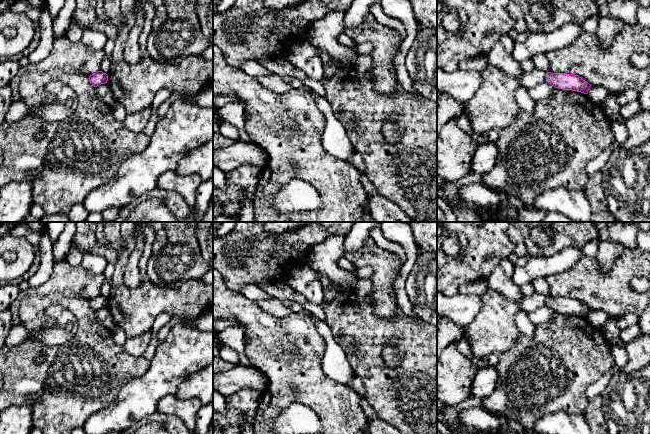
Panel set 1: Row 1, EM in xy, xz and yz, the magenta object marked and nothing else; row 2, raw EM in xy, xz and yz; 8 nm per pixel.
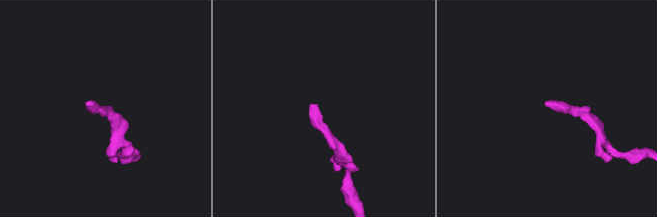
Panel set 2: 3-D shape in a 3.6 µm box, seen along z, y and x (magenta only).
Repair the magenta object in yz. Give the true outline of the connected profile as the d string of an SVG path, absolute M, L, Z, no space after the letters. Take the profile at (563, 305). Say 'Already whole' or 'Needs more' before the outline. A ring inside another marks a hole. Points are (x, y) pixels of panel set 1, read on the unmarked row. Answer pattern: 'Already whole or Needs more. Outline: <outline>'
Needs more. Outline: M508 257L502 258L493 273L486 278L489 290L501 293L507 299L518 301L526 313L547 306L558 313L588 317L591 309L578 299L546 297L535 291L531 295L523 295L520 289L511 282L514 267Z

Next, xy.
Already whole. Outline: M98 295L92 299L89 300L90 307L97 311L101 308L105 308L108 305L108 299L106 297L103 297L102 295Z

